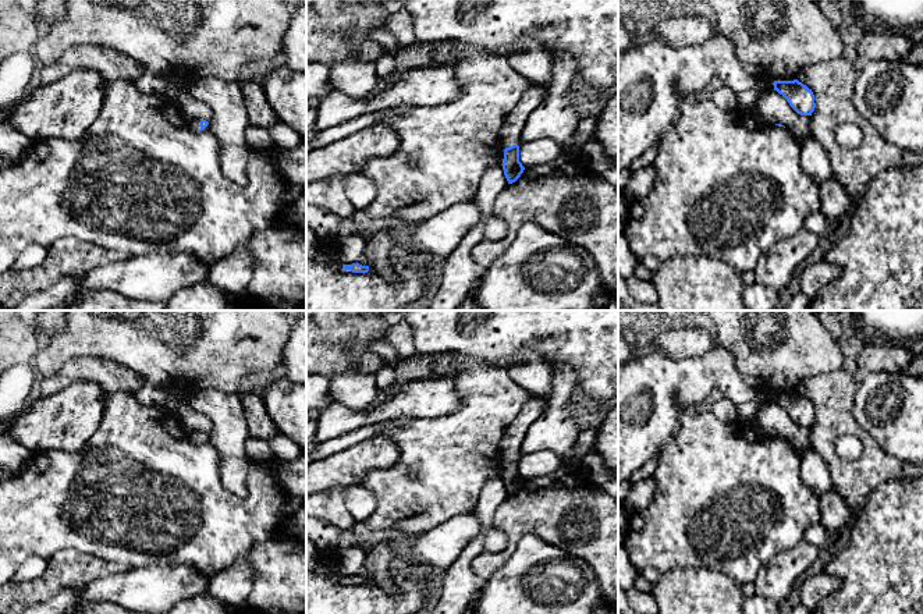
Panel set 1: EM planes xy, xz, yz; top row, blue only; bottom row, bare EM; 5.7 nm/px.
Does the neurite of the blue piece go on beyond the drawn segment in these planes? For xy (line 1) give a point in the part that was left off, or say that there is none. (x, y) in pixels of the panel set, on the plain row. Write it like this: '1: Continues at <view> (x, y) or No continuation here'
1: Continues at xy (195, 436)

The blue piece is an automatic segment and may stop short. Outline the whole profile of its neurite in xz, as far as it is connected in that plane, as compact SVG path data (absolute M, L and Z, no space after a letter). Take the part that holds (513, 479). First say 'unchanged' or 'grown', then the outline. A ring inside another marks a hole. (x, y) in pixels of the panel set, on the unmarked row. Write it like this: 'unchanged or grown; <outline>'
grown; M528 394L516 419L507 427L500 448L504 461L503 482L508 496L515 494L525 479L519 473L521 446L529 426L544 412L547 400L542 395Z

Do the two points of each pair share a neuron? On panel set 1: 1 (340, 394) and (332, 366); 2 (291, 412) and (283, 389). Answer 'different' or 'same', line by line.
1: different
2: same

